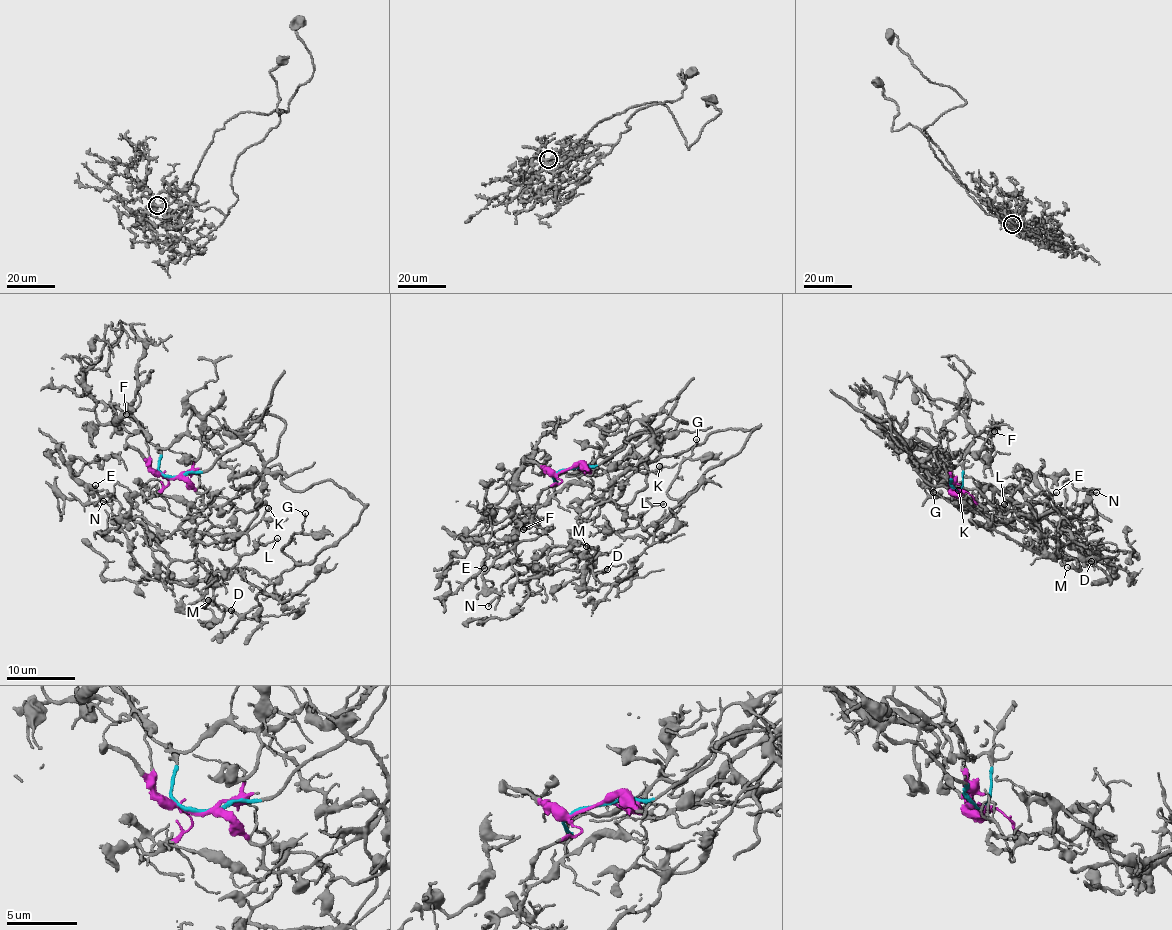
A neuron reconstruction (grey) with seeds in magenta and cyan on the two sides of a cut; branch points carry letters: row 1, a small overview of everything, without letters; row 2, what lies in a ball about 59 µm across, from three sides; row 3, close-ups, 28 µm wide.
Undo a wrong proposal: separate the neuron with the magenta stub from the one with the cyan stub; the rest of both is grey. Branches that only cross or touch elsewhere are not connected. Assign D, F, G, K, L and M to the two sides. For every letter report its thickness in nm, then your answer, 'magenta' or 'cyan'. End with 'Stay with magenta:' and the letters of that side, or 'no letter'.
D: calibre 170 nm; magenta
F: calibre 160 nm; cyan
G: calibre 110 nm; magenta
K: calibre 140 nm; magenta
L: calibre 130 nm; magenta
M: calibre 300 nm; magenta
Stay with magenta: D, G, K, L, M

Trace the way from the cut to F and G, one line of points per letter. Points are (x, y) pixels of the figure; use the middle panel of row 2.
F: (564, 470), (535, 504), (523, 505), (518, 499), (514, 513), (527, 525), (524, 529)
G: (564, 470), (582, 464), (596, 474), (646, 465), (717, 431), (755, 430), (677, 500), (667, 490), (696, 438)

